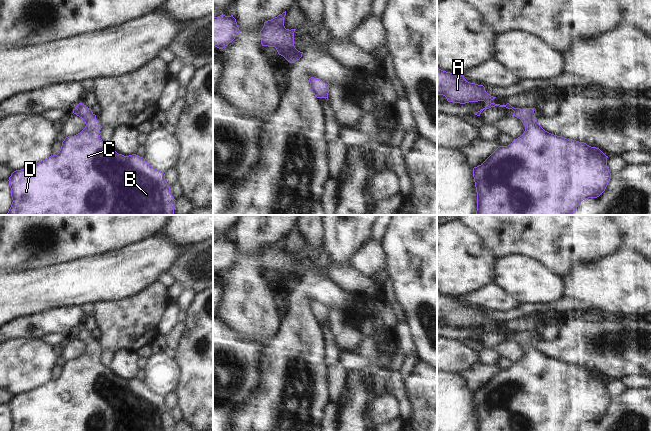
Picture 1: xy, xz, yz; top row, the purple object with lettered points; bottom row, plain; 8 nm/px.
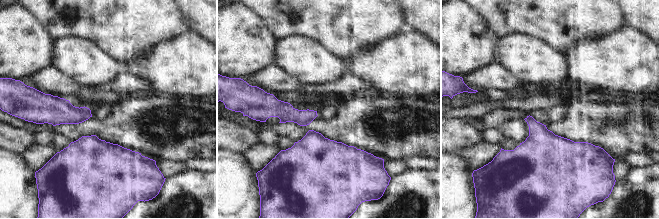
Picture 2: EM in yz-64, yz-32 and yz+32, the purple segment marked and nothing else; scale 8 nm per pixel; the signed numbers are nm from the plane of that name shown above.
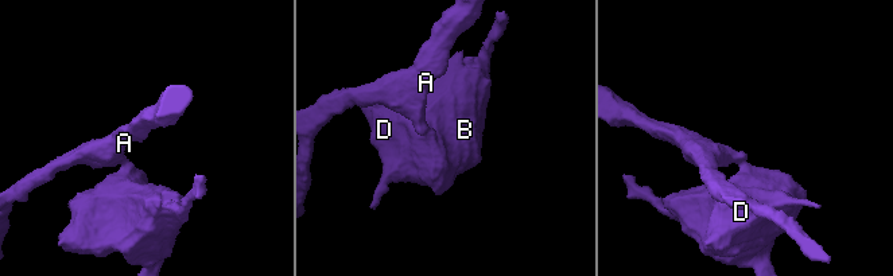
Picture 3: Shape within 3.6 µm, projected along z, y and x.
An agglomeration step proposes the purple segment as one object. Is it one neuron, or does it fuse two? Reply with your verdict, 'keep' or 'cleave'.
keep

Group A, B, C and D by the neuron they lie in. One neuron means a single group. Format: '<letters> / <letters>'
A B C D

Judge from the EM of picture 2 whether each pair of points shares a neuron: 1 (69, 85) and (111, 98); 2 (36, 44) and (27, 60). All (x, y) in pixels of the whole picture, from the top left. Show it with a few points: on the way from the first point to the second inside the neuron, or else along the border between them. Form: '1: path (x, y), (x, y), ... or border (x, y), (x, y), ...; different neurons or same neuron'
1: path (79, 94), (84, 96), (101, 96); same neuron
2: path (32, 48), (27, 53), (27, 56); same neuron

